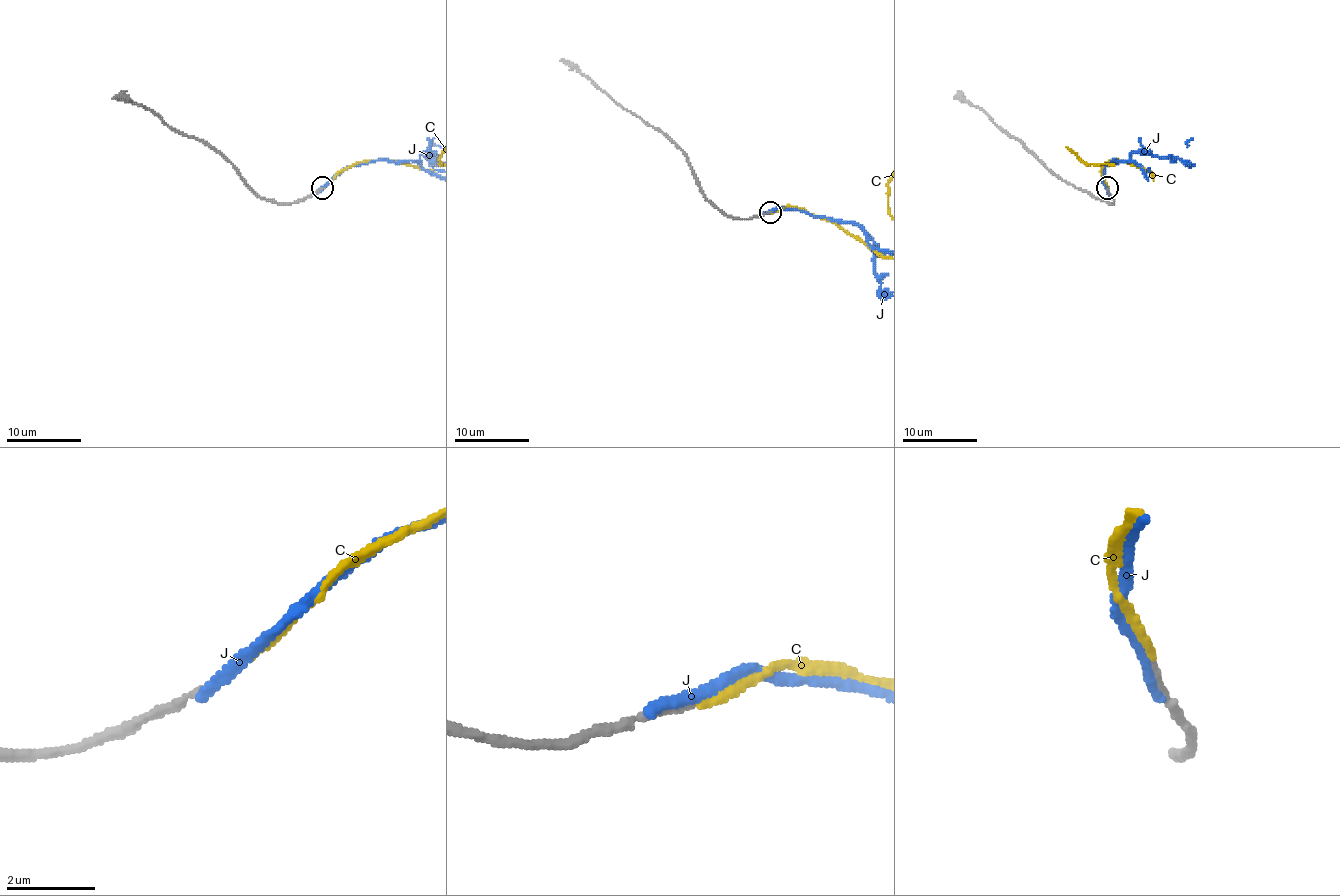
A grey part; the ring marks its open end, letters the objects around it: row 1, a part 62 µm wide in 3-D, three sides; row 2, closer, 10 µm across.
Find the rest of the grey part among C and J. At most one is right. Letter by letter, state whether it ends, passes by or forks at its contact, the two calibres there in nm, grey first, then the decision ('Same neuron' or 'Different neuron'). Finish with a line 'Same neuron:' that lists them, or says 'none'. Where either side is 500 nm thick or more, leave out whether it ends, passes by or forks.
C: It ends there. Thickness 180 nm (grey) against 180 nm. Same neuron
J: It ends there. Thickness 220 nm (grey) against 280 nm. Different neuron
Same neuron: C

